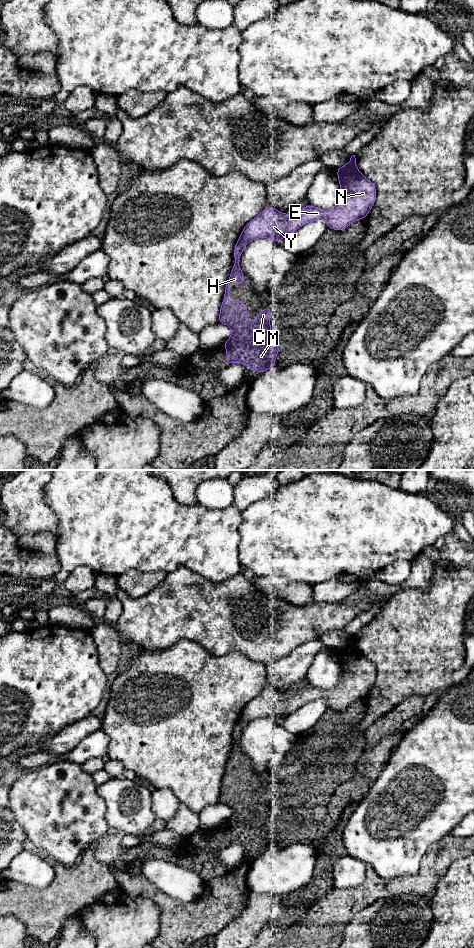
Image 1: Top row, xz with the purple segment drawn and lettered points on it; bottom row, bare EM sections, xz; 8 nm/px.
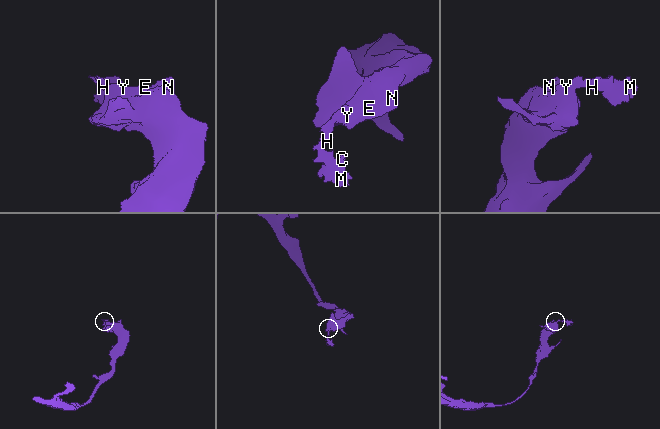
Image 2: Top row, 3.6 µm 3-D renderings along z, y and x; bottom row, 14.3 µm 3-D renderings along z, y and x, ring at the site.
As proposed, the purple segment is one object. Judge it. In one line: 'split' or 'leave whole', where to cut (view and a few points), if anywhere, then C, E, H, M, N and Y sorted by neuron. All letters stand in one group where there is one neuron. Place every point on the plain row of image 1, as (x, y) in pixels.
split; cut xz (239, 718), (246, 723); groups C H M / E N Y

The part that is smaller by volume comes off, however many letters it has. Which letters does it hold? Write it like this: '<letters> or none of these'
C, H, M

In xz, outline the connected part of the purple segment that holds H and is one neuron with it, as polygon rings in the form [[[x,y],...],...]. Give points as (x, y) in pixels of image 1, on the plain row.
[[[239,718],[234,728],[234,745],[225,767],[218,802],[229,805],[232,809],[231,817],[223,824],[227,830],[227,844],[241,842],[253,851],[264,853],[271,846],[277,848],[275,837],[280,832],[278,823],[270,820],[271,786],[266,786],[262,792],[256,794],[257,799],[254,802],[248,803],[245,782],[241,779],[229,784],[229,765],[245,762],[239,746],[245,726],[246,723]]]

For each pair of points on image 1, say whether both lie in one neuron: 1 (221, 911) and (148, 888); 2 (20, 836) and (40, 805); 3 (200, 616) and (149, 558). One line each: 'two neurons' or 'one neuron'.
1: one neuron
2: two neurons
3: two neurons

